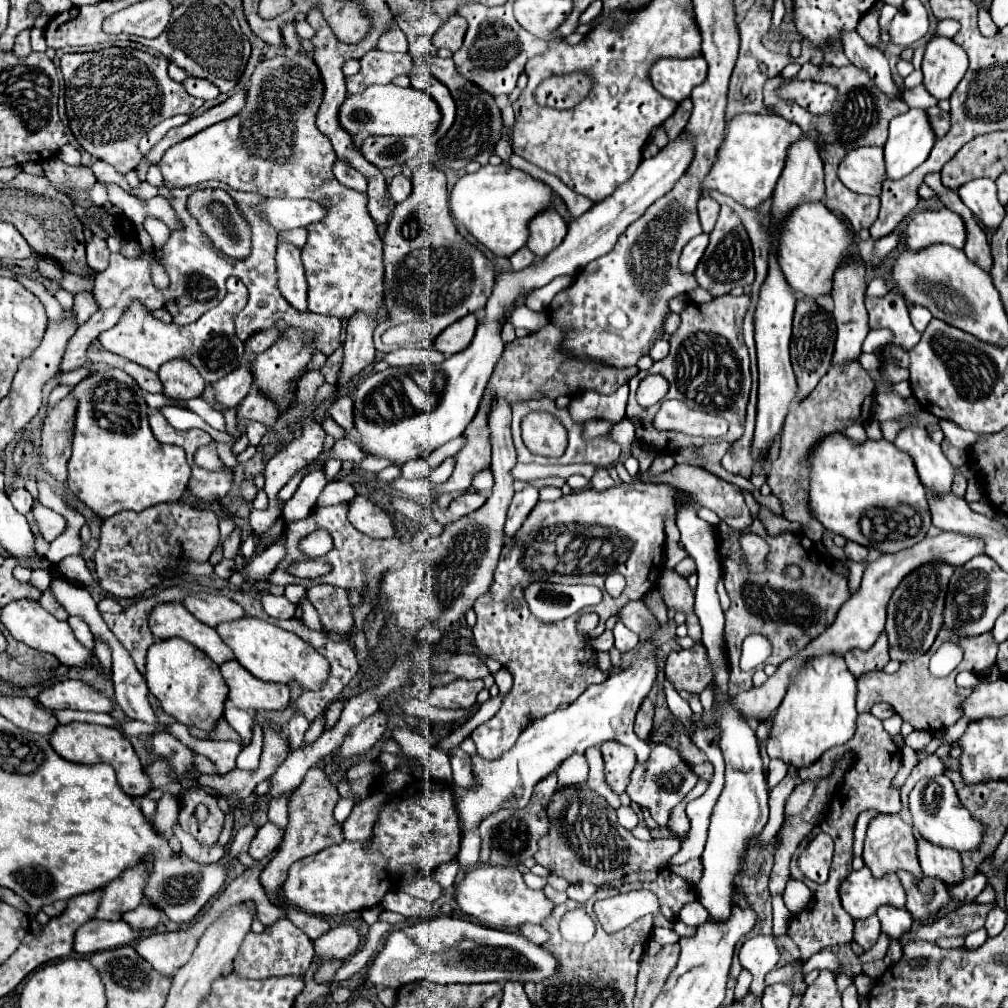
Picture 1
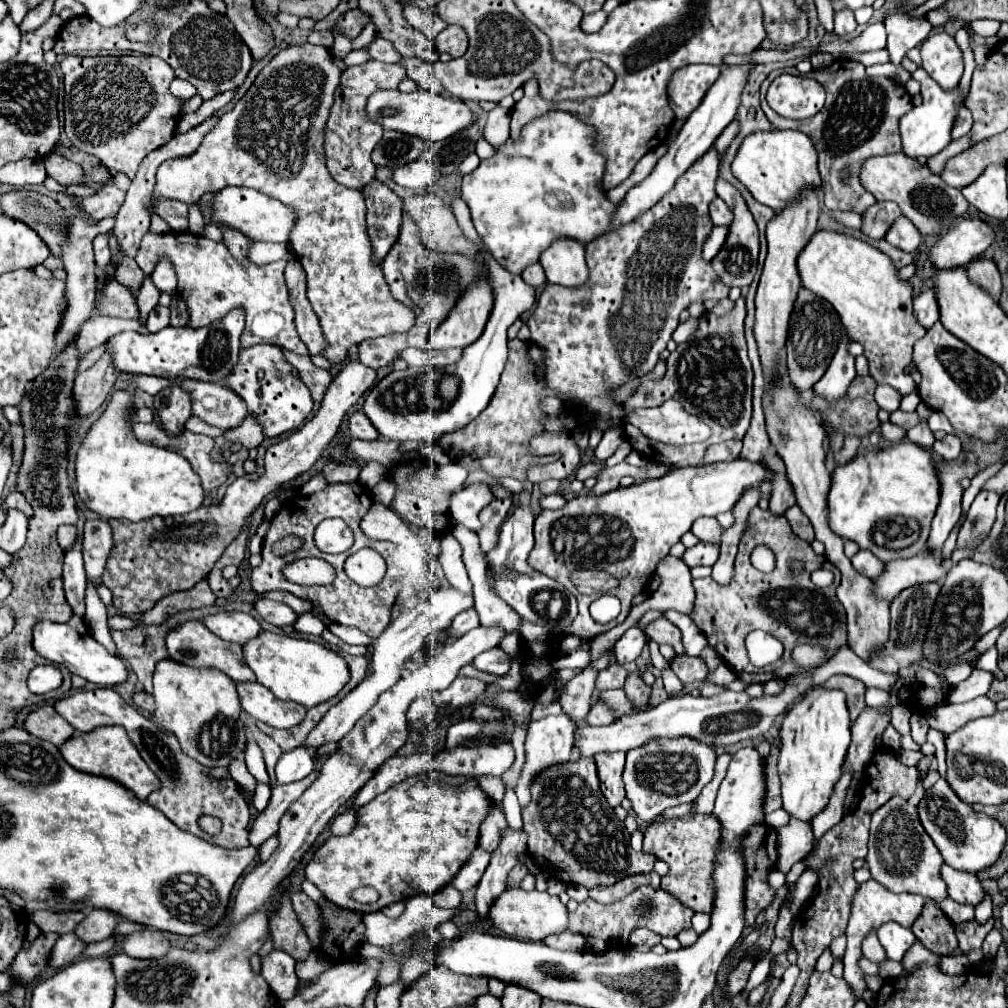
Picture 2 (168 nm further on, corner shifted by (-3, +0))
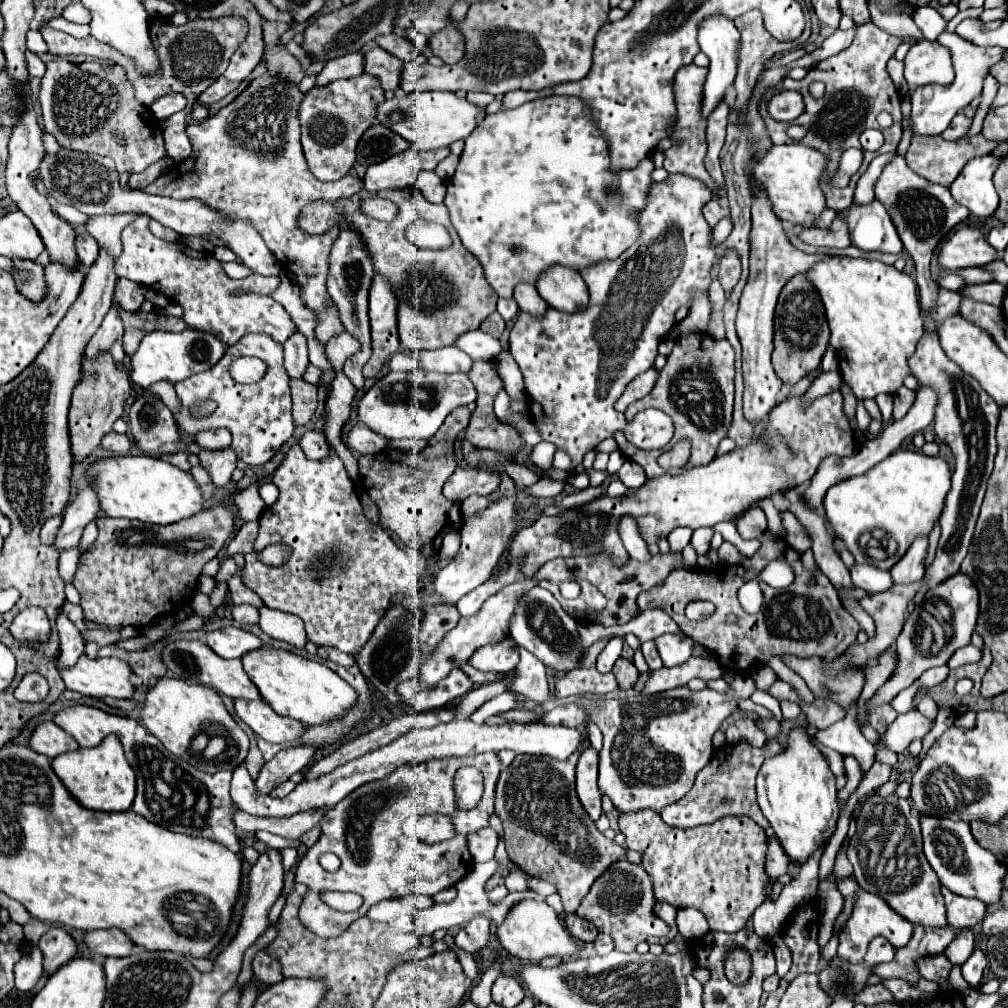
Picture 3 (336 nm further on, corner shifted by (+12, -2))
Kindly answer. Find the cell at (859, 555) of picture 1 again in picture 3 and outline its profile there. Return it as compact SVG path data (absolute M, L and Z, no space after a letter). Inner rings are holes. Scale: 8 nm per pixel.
M854 563L850 567L850 575L852 575L852 583L860 589L866 589L868 593L880 593L880 591L886 591L892 587L890 571L876 569L868 563L864 563L864 565Z

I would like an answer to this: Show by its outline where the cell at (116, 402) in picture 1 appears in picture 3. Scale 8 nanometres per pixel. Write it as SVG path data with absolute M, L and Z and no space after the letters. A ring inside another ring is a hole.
M106 457L86 469L90 487L96 491L100 511L106 517L140 519L144 523L168 525L202 511L202 493L192 475L152 457Z

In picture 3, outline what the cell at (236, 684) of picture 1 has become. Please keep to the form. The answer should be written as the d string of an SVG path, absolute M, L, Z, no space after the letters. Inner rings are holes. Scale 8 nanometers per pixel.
M234 699L236 715L262 739L270 743L290 743L304 733L304 725L296 719L278 715L266 701Z

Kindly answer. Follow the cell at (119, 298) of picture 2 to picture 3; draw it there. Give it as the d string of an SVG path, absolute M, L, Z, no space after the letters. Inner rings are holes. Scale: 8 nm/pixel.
M118 309L118 315L124 323L124 351L126 353L132 353L136 351L140 339L146 335L146 333L152 333L152 331L158 331L158 329L164 329L164 331L184 331L188 329L188 325L184 323L182 317L168 317L168 315L158 315L158 313L142 313L142 311L120 311Z

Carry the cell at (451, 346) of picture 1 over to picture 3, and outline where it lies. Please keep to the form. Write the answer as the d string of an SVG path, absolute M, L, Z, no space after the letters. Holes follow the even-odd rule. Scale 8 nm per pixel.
M408 187L404 191L380 191L380 195L372 195L370 191L362 189L352 199L340 201L336 205L312 203L304 207L300 225L308 233L324 233L328 227L340 223L342 215L348 223L356 225L362 239L366 239L376 273L386 275L392 281L392 287L396 287L396 297L400 299L398 335L408 349L420 351L420 349L440 349L446 345L454 345L462 333L478 329L480 323L490 313L496 311L498 295L492 289L492 285L486 281L480 261L462 245L454 225L450 223L446 205L434 205L426 201L422 191L416 187ZM372 197L382 197L396 203L400 211L398 219L384 223L364 215L360 209L360 203ZM416 219L442 223L452 237L452 245L438 251L418 249L416 245L412 245L406 239L406 227L414 223Z

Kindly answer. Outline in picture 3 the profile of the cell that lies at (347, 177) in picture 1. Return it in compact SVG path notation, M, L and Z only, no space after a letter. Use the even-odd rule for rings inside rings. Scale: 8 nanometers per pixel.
M362 73L350 79L336 79L326 87L308 91L300 105L302 149L312 175L320 181L338 181L348 175L356 161L356 147L368 127L374 125L376 105L384 101L380 79Z

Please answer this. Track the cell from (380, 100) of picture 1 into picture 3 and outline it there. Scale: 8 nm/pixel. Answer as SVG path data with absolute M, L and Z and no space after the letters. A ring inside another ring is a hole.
M440 91L408 93L402 97L388 99L376 107L378 123L396 131L420 151L440 149L458 139L466 139L478 125L478 113L480 109L474 107L468 99L460 99L452 92Z

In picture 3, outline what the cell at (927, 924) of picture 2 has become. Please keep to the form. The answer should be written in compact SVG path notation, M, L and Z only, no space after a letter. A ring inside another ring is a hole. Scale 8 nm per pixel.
M940 953L940 955L924 955L924 957L920 957L916 961L916 967L918 967L918 971L920 971L920 975L924 979L938 981L942 989L948 987L946 979L948 979L952 963L950 963L950 959L944 953Z

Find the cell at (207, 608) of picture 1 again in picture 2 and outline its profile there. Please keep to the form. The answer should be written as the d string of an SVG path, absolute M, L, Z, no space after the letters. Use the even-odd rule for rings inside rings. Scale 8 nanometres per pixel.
M221 611L217 615L205 617L203 623L209 631L213 631L223 641L231 641L239 645L247 643L249 639L261 633L261 625L251 615L239 611Z

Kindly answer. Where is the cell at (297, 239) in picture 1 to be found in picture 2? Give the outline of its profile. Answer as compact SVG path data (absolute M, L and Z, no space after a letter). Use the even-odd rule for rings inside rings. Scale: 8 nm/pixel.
M251 243L251 249L247 251L247 259L253 265L261 267L261 265L267 265L267 263L273 263L279 259L291 261L291 259L295 259L295 255L293 255L289 243Z

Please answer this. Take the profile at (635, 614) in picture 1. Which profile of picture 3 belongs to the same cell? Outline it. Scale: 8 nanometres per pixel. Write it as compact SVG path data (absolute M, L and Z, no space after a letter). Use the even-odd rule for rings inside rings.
M664 633L654 639L656 649L664 661L666 667L674 667L684 663L692 653L692 639L686 635L672 635Z

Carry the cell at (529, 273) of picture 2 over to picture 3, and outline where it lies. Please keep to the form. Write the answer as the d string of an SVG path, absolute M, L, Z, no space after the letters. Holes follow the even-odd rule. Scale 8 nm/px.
M518 283L514 287L514 299L516 299L520 311L532 313L532 315L544 315L546 307L548 307L532 283Z

